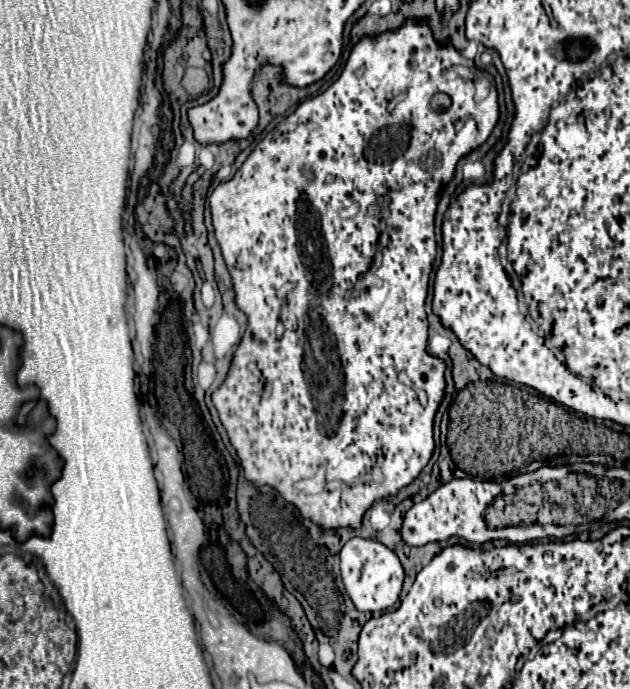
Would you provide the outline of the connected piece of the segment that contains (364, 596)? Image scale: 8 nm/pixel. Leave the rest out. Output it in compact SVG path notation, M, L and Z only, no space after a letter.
M364 538L348 540L340 552L340 570L346 594L360 612L380 612L380 610L384 612L396 604L402 592L404 570L400 566L400 560L392 550L388 550L376 540Z

